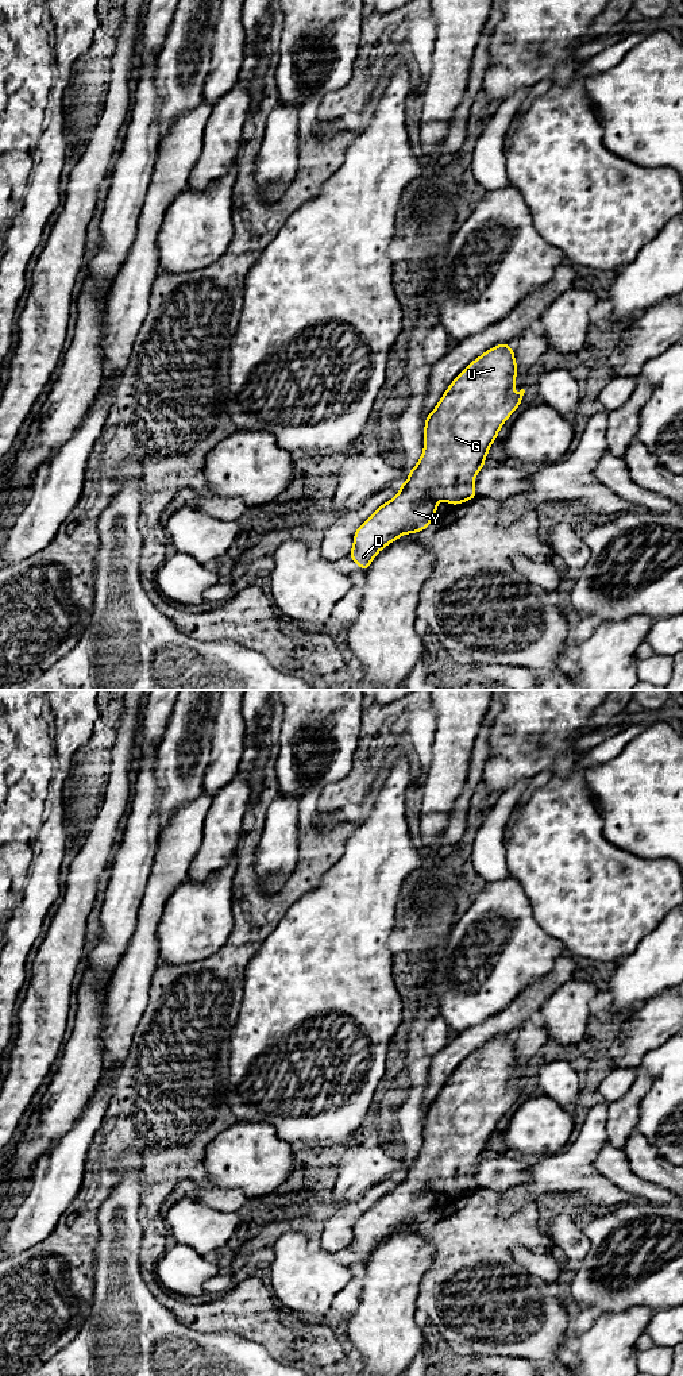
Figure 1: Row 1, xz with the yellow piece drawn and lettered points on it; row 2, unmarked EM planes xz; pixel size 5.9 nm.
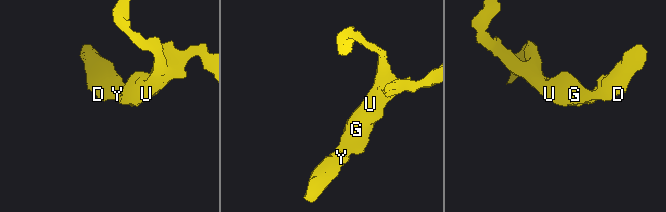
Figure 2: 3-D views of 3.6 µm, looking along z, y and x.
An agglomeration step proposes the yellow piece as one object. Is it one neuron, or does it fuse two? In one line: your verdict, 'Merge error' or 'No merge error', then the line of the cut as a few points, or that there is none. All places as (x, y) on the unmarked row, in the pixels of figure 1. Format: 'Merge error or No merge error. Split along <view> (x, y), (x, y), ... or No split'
No merge error. No split

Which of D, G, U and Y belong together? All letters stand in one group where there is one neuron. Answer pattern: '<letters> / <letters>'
D G U Y

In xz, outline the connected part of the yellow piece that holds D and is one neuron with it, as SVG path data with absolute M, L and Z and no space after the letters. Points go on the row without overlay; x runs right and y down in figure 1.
M497 1036L471 1053L448 1078L436 1099L425 1110L424 1142L416 1159L408 1163L408 1172L400 1176L398 1186L381 1196L358 1218L354 1226L350 1248L362 1261L367 1263L373 1250L387 1236L395 1233L402 1226L417 1225L425 1221L436 1207L439 1192L458 1196L476 1188L474 1179L475 1167L483 1160L490 1137L497 1130L503 1114L518 1099L525 1084L524 1080L517 1086L512 1084L516 1079L516 1067L517 1056L513 1040L510 1036Z

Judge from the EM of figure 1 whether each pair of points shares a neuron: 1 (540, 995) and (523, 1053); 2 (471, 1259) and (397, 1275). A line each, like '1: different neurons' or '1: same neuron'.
1: different neurons
2: different neurons

